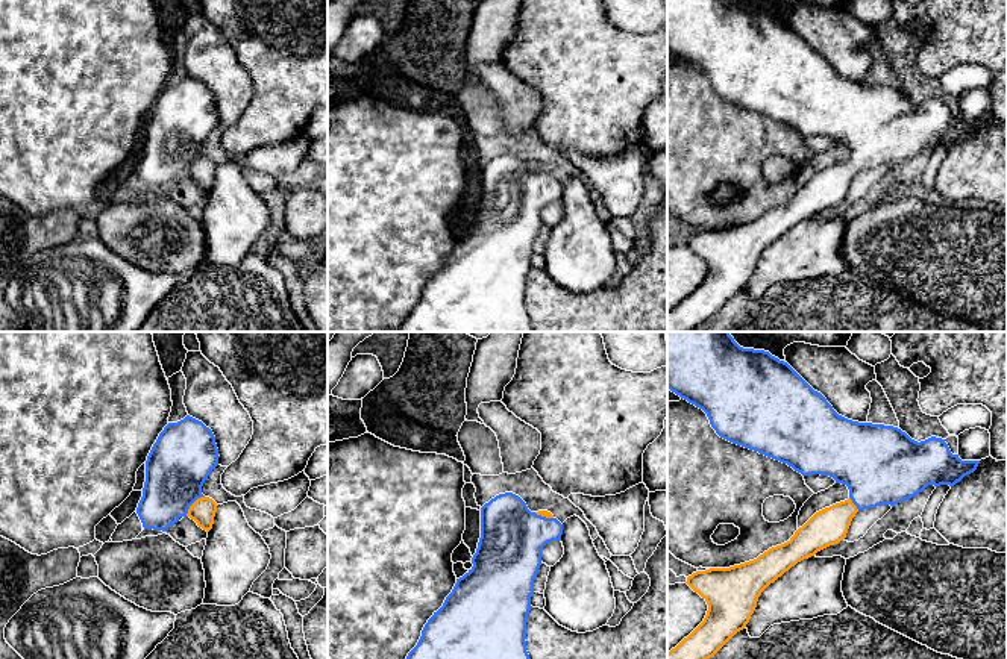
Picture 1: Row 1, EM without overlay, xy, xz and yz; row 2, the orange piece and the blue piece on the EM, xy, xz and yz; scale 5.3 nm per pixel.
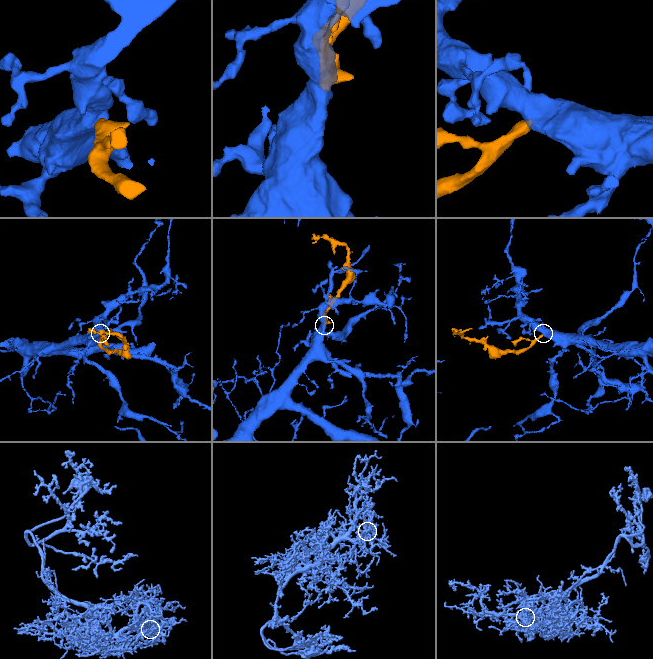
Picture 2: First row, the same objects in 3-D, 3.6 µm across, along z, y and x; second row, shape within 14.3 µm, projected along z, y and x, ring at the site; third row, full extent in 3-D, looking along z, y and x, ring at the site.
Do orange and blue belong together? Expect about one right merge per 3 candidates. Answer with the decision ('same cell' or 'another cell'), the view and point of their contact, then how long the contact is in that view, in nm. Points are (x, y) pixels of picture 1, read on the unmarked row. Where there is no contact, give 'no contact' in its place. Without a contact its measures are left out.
same cell | xy (191, 165) | 150 nm

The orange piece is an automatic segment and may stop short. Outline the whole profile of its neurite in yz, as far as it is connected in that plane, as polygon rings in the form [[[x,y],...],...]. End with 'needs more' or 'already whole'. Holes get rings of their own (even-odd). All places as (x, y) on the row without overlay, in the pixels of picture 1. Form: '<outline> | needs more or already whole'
[[[667,0],[667,48],[702,70],[716,94],[737,106],[787,124],[802,136],[830,136],[846,145],[849,159],[816,173],[784,205],[729,229],[710,229],[687,238],[708,265],[704,282],[667,314],[667,332],[692,332],[743,291],[761,253],[798,223],[846,198],[858,171],[892,168],[928,145],[954,147],[980,121],[962,121],[942,98],[914,102],[893,86],[858,83],[839,76],[787,23],[764,11],[743,9],[734,0]]] | needs more

